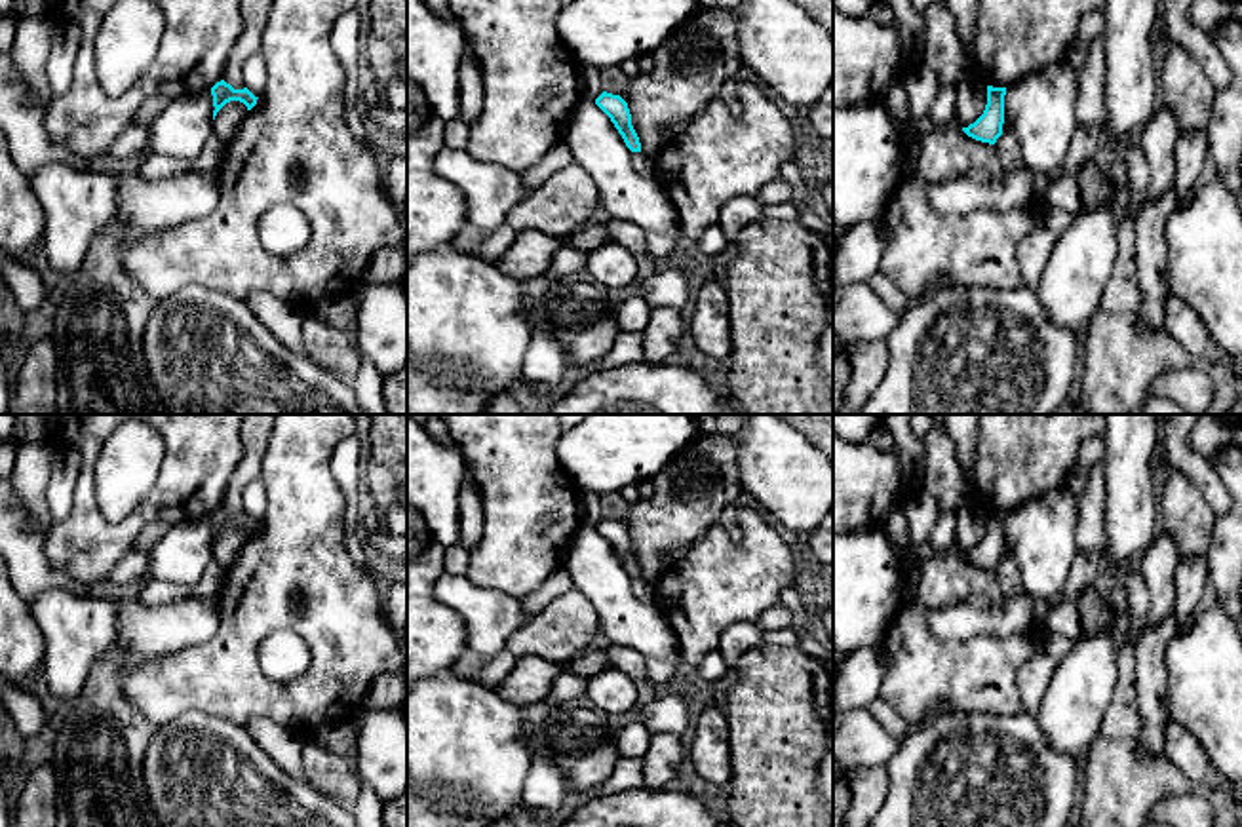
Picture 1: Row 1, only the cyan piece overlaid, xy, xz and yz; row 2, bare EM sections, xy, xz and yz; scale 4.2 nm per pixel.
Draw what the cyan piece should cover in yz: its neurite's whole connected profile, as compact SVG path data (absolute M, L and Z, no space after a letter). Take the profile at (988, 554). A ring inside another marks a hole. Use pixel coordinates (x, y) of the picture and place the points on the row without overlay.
M987 511L987 530L983 540L968 553L962 553L962 557L976 567L995 570L1002 561L1004 521L1006 513Z

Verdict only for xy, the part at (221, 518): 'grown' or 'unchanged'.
unchanged

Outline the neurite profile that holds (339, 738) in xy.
M344 721L340 722L325 722L314 734L310 734L321 747L344 757L352 759L356 749L356 732Z

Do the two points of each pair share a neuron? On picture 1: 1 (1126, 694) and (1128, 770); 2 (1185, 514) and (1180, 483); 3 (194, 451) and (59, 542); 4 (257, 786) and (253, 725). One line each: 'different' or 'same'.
1: same
2: same
3: same
4: different

